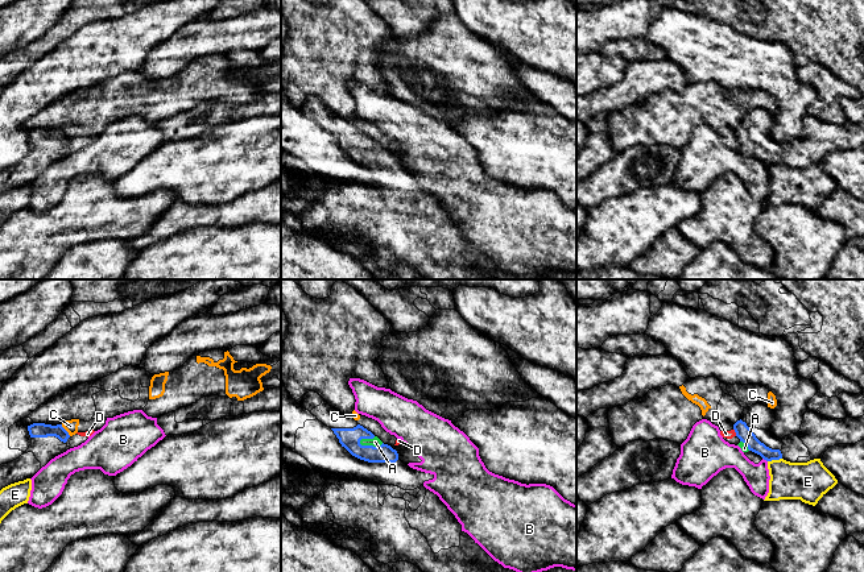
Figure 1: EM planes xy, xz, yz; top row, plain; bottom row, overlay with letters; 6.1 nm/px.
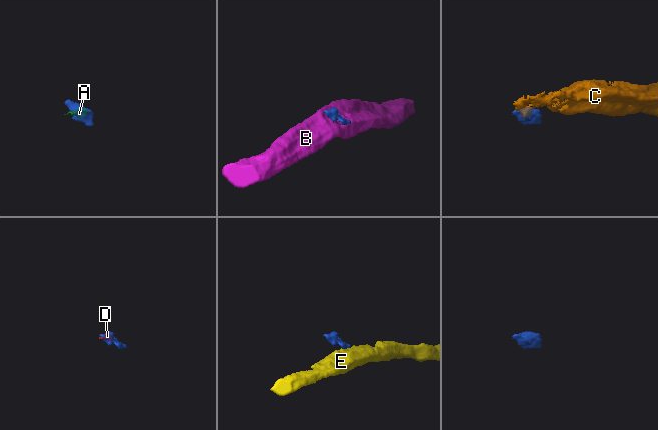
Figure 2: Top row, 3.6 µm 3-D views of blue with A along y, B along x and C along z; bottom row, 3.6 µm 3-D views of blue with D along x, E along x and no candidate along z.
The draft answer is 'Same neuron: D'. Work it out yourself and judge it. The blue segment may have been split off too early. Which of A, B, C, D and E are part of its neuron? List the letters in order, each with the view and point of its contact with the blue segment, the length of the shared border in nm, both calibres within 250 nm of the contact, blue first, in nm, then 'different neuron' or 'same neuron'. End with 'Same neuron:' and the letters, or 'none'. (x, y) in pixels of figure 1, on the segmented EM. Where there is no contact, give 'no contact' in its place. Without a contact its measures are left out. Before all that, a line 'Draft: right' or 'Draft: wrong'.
Draft: wrong
A: xz (371, 446) | 150 nm | 130/60 nm | same neuron
B: yz (765, 459) | 40 nm | 90/160 nm | different neuron
C: xy (65, 430) | 90 nm | 100/80 nm | different neuron
D: yz (735, 431) | 50 nm | 90/50 nm | different neuron
E: yz (774, 459) | 90 nm | 90/240 nm | different neuron
Same neuron: A

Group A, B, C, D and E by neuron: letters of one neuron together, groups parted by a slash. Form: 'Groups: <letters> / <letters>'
Groups: A / B / C D / E

